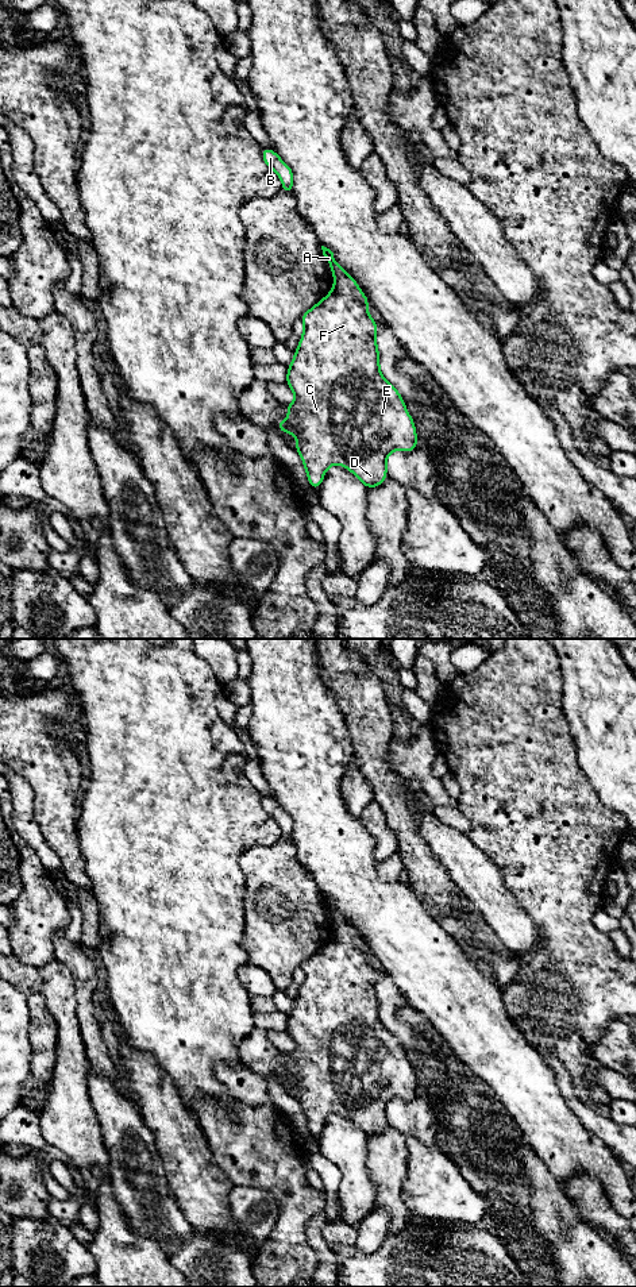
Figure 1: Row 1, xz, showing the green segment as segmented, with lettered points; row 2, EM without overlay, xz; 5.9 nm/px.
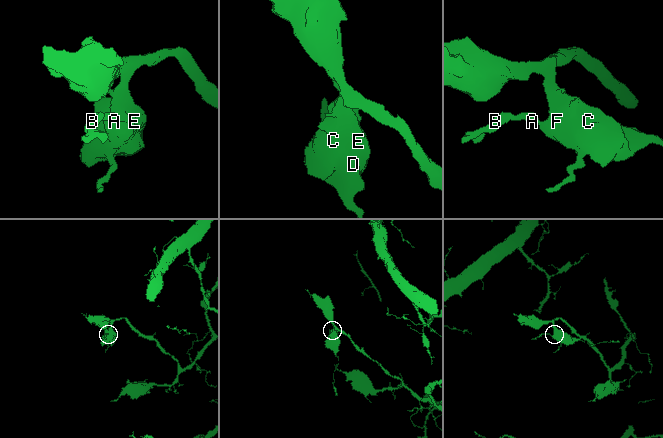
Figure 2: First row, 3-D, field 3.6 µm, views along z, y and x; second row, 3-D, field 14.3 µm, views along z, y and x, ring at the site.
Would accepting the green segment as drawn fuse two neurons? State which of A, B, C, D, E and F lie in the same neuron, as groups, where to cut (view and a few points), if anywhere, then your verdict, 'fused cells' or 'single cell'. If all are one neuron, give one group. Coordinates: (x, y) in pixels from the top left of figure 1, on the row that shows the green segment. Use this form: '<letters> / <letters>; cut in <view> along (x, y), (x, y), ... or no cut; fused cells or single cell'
A B / C D E F; cut in xz along (346, 274), (335, 280); fused cells

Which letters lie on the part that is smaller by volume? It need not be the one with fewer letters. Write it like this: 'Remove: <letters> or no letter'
Remove: A, B

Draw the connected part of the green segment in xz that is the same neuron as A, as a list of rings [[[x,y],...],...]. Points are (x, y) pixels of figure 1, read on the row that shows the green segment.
[[[321,246],[321,250],[323,250],[323,255],[325,258],[325,261],[328,262],[331,270],[332,270],[332,275],[334,275],[334,280],[338,280],[340,277],[344,277],[346,275],[346,271],[344,269],[335,261],[335,257],[334,257],[334,253]]]

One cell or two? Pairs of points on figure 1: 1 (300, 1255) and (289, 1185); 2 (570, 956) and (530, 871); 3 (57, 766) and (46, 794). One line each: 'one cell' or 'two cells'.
1: one cell
2: one cell
3: one cell

